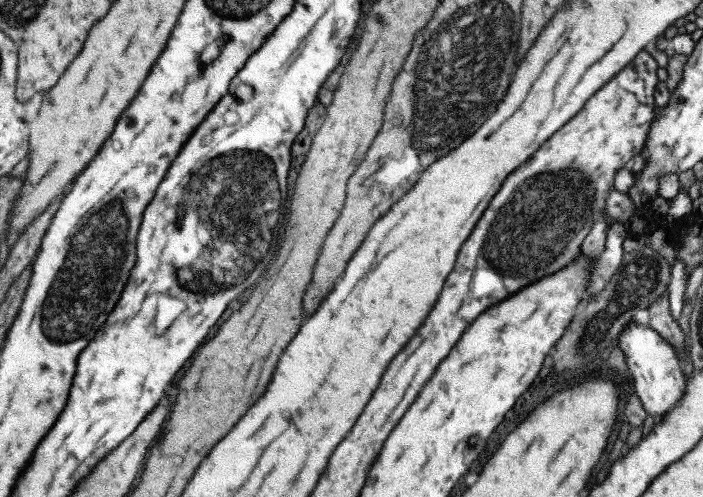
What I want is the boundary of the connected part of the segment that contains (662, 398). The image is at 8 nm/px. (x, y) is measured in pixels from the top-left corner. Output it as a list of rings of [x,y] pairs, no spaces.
[[[634,320],[624,327],[616,346],[622,350],[628,376],[631,376],[632,389],[638,396],[643,411],[655,421],[663,419],[682,399],[686,389],[686,380],[681,374],[677,353],[652,328]]]

